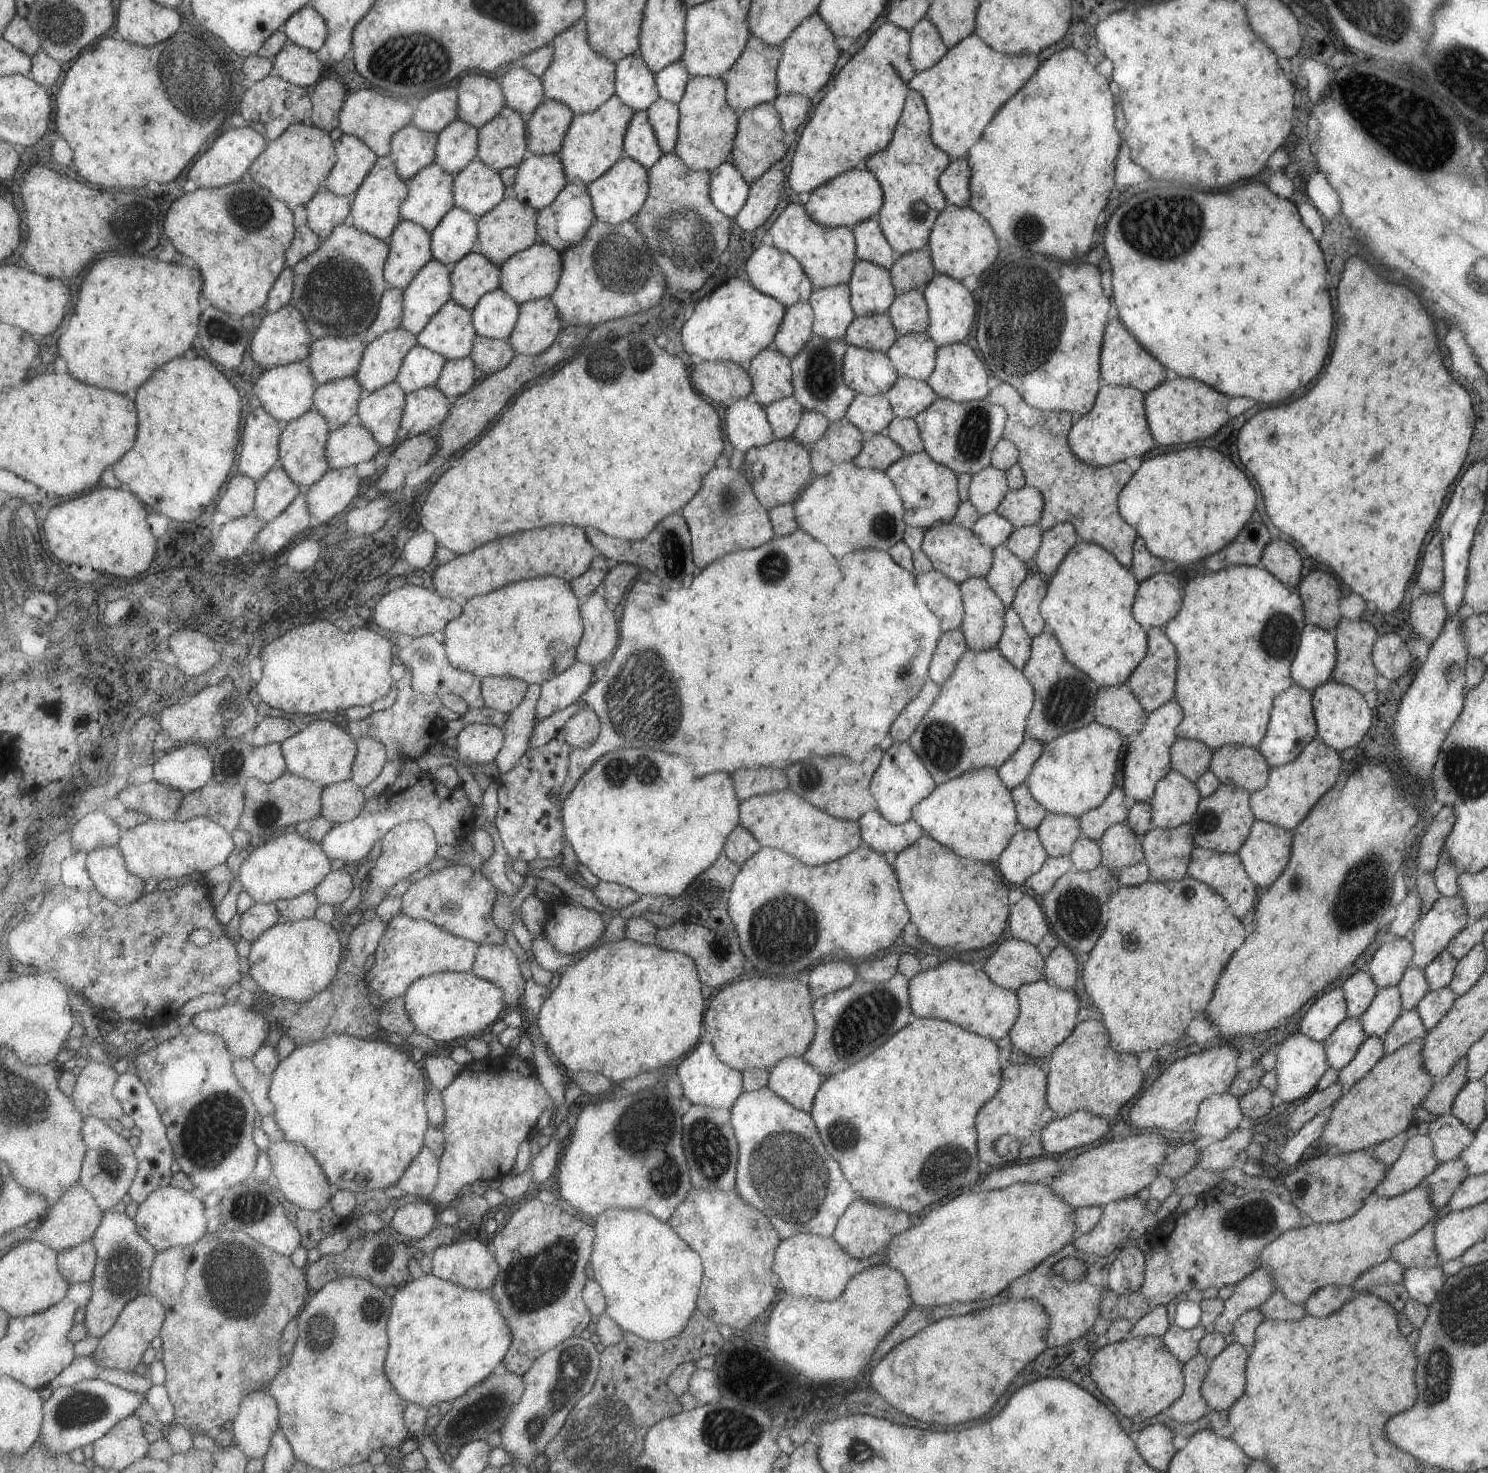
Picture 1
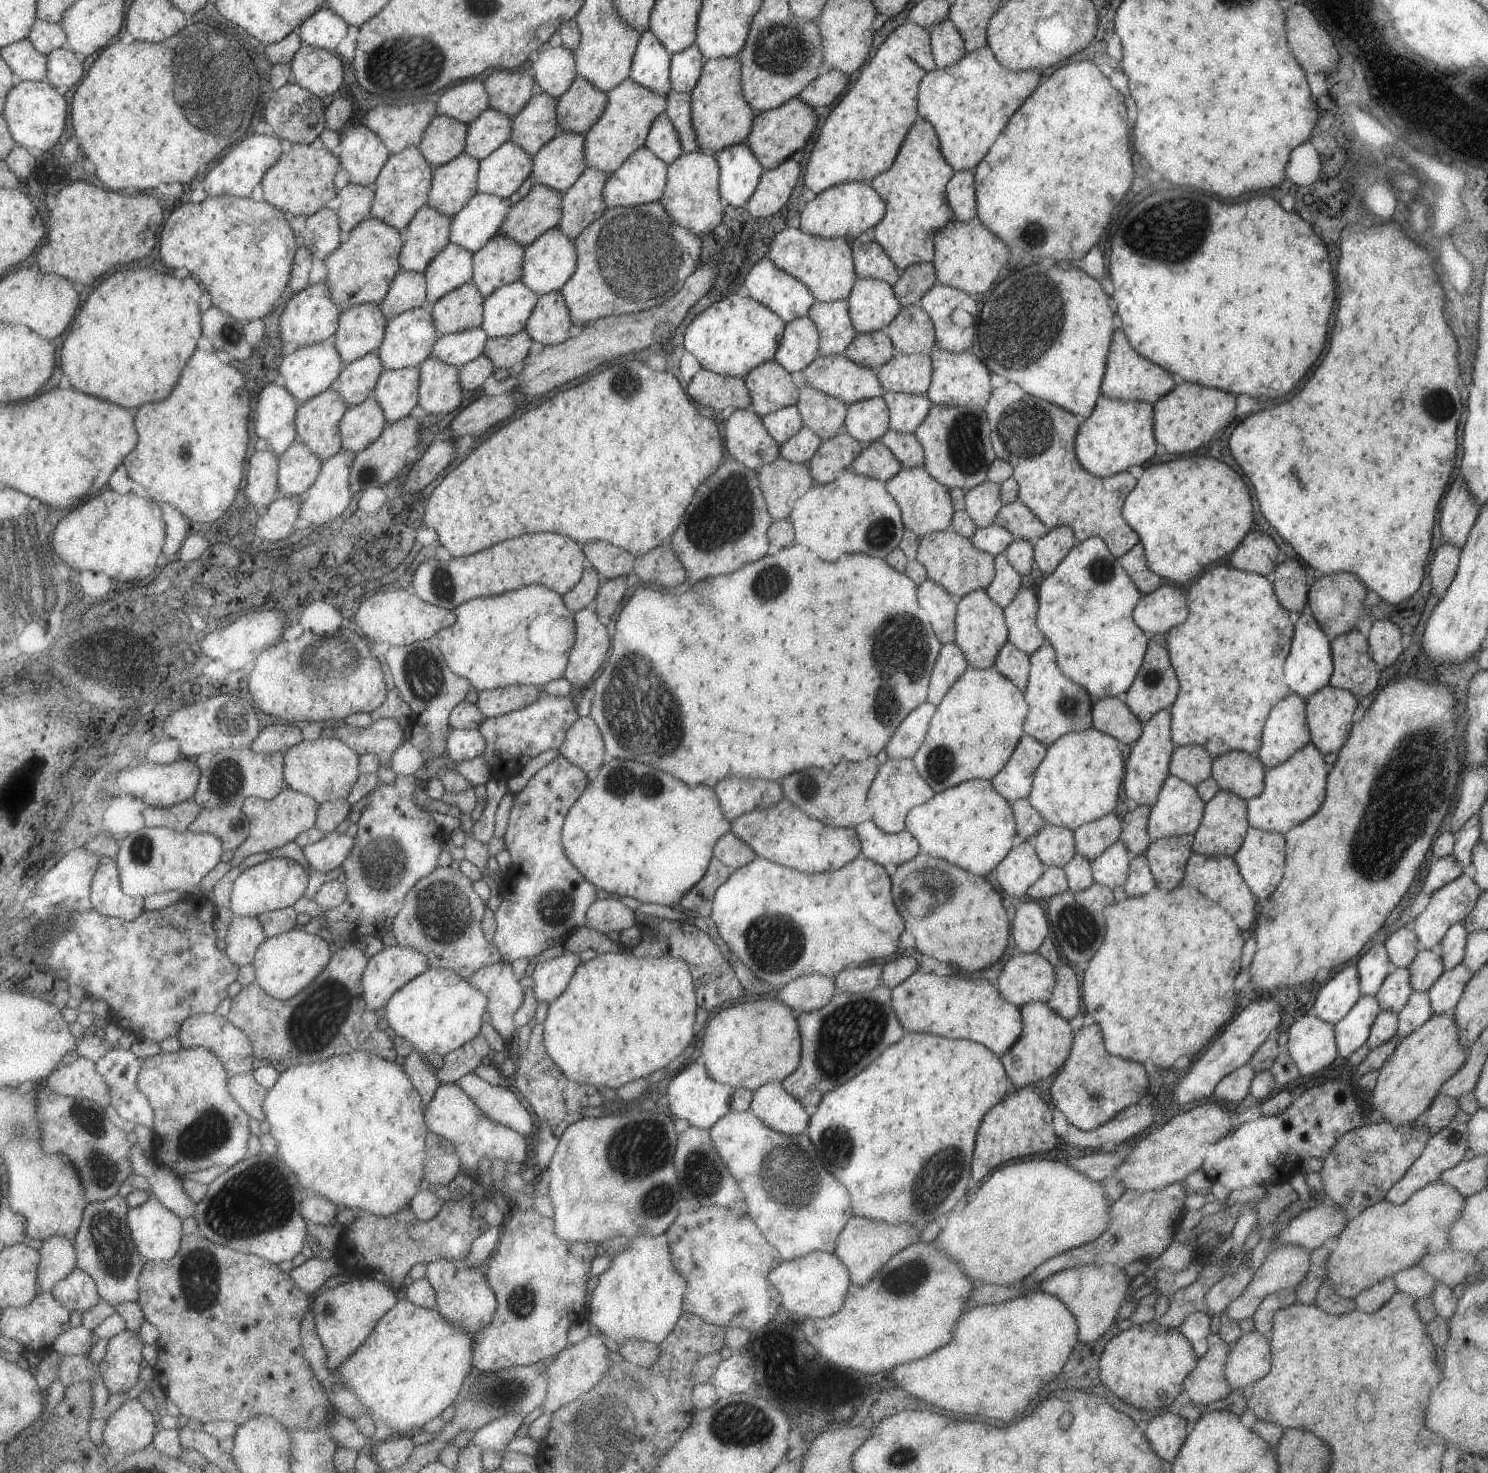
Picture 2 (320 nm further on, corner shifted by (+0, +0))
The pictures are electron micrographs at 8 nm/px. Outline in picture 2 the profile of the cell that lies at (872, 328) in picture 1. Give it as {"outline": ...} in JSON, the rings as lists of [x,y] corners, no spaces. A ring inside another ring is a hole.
{"outline":[[[881,330],[856,334],[843,354],[859,366],[877,370],[893,355],[897,354],[897,350],[892,345],[885,330]]]}

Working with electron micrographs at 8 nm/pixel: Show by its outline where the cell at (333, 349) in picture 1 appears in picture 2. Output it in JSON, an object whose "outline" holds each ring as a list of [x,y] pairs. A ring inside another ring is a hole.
{"outline":[[[365,303],[343,312],[334,342],[345,365],[366,354],[378,352],[383,344],[388,322],[382,306],[377,303]]]}

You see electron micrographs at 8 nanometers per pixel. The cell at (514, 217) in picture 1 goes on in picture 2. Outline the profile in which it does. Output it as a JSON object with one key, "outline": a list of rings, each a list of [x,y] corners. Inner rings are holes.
{"outline":[[[534,182],[524,198],[508,210],[500,230],[524,247],[546,230],[557,227],[561,215],[561,193]]]}

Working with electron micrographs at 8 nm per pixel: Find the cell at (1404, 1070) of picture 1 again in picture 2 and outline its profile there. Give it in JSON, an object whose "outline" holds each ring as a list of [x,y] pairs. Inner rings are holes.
{"outline":[[[1432,1014],[1429,1020],[1400,1039],[1380,1066],[1370,1105],[1382,1113],[1383,1120],[1395,1126],[1419,1120],[1439,1094],[1443,1082],[1461,1068],[1466,1058],[1467,1049],[1459,1042],[1454,1016]]]}

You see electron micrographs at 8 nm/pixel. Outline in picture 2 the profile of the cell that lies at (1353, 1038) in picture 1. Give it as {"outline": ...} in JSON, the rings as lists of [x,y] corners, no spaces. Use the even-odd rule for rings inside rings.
{"outline":[[[1360,995],[1349,1012],[1334,1025],[1338,1056],[1348,1056],[1368,1039],[1380,1006],[1376,996]]]}

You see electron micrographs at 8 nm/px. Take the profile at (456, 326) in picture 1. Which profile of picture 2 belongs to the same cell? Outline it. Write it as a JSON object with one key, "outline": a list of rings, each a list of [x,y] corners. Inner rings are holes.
{"outline":[[[469,282],[440,298],[439,301],[430,306],[430,311],[436,322],[436,327],[443,335],[460,333],[475,329],[483,324],[483,302],[484,296],[472,282]]]}

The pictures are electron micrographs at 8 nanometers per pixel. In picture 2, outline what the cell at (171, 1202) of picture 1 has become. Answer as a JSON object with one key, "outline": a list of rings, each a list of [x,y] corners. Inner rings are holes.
{"outline":[[[151,1196],[145,1204],[130,1209],[128,1225],[137,1250],[146,1261],[168,1261],[180,1252],[184,1241],[183,1219],[169,1210],[156,1196]]]}

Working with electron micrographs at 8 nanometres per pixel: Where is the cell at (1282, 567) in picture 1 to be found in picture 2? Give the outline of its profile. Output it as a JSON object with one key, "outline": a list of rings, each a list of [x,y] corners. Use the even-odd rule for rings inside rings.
{"outline":[[[1286,558],[1276,563],[1273,571],[1272,587],[1277,602],[1292,615],[1298,616],[1307,605],[1308,587],[1305,579],[1305,570],[1297,560]]]}

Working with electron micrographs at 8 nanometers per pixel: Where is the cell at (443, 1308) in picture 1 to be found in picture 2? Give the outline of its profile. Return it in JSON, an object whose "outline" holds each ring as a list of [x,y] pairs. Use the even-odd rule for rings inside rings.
{"outline":[[[400,1300],[379,1322],[370,1337],[353,1353],[340,1369],[336,1370],[339,1390],[346,1389],[365,1407],[373,1421],[379,1418],[392,1427],[394,1435],[412,1437],[425,1422],[443,1414],[443,1410],[457,1400],[462,1386],[472,1370],[471,1336],[450,1323],[437,1309],[426,1309],[411,1302]]]}

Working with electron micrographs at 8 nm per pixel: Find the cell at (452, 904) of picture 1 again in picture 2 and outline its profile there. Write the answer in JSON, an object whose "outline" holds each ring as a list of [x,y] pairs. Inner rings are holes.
{"outline":[[[439,867],[417,882],[408,892],[404,908],[394,917],[392,932],[397,944],[426,954],[431,962],[431,968],[453,969],[463,978],[469,979],[477,969],[501,960],[498,948],[485,940],[485,935],[481,932],[481,918],[483,918],[483,902],[473,892],[469,877],[460,869]]]}

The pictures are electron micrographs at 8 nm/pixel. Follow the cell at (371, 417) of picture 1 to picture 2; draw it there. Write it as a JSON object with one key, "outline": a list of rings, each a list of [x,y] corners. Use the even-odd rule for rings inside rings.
{"outline":[[[420,366],[385,369],[377,385],[376,399],[389,423],[411,415],[420,404]]]}

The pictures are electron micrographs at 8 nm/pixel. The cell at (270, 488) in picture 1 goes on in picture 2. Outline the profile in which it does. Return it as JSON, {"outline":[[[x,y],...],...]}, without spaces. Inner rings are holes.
{"outline":[[[295,441],[280,458],[278,485],[281,496],[305,496],[316,483],[324,460],[303,441]]]}

